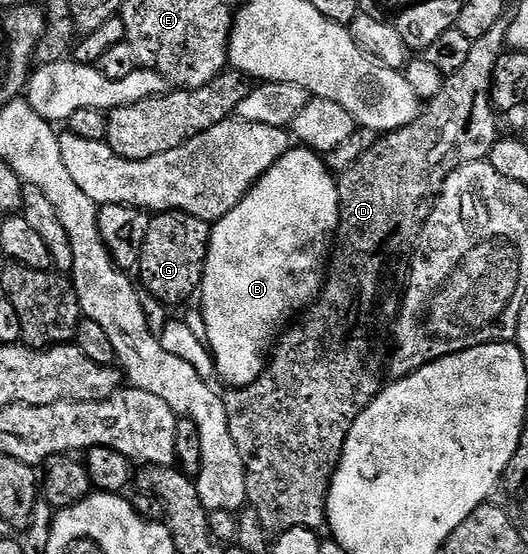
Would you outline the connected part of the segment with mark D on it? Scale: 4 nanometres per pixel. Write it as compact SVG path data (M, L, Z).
M492 26L492 30L488 30L488 34L484 34L484 38L473 41L467 62L464 63L464 66L461 66L460 70L456 70L455 73L445 77L440 94L436 94L436 98L425 105L424 110L419 112L418 117L411 124L397 128L394 132L379 135L375 139L372 150L368 150L368 154L364 154L348 171L337 177L338 231L332 245L332 255L328 261L328 271L322 285L322 292L319 294L317 301L301 313L297 323L287 327L281 333L266 368L258 375L256 382L252 382L243 388L227 391L228 394L225 393L228 430L231 431L232 441L235 442L236 449L242 455L243 466L246 471L246 498L249 507L254 507L254 512L258 515L263 530L271 532L271 537L276 538L288 530L296 530L297 528L318 530L326 524L326 499L330 493L330 479L333 478L334 472L338 468L338 463L342 457L342 448L346 445L346 439L356 422L356 418L360 418L360 414L377 398L378 393L384 387L384 379L382 380L382 372L384 376L384 356L382 360L377 346L374 345L374 335L382 328L382 320L378 317L378 311L382 308L382 284L399 284L399 286L402 286L407 283L412 263L411 257L413 257L414 250L418 246L418 239L422 236L424 226L432 214L434 201L442 193L444 182L463 164L483 163L489 157L492 146L499 140L498 119L500 119L500 116L493 101L490 100L490 91L492 90L492 72L496 70L496 62L501 58L503 52L507 51L507 48L506 37L502 35L502 28Z

